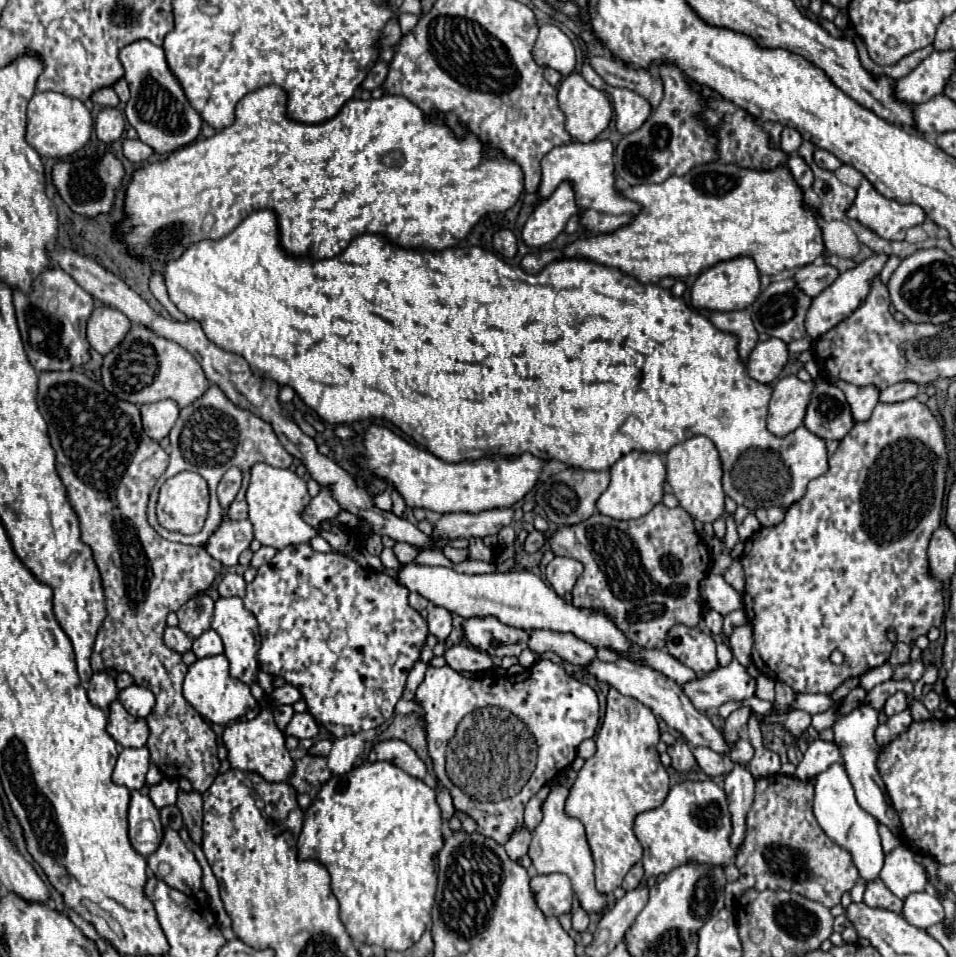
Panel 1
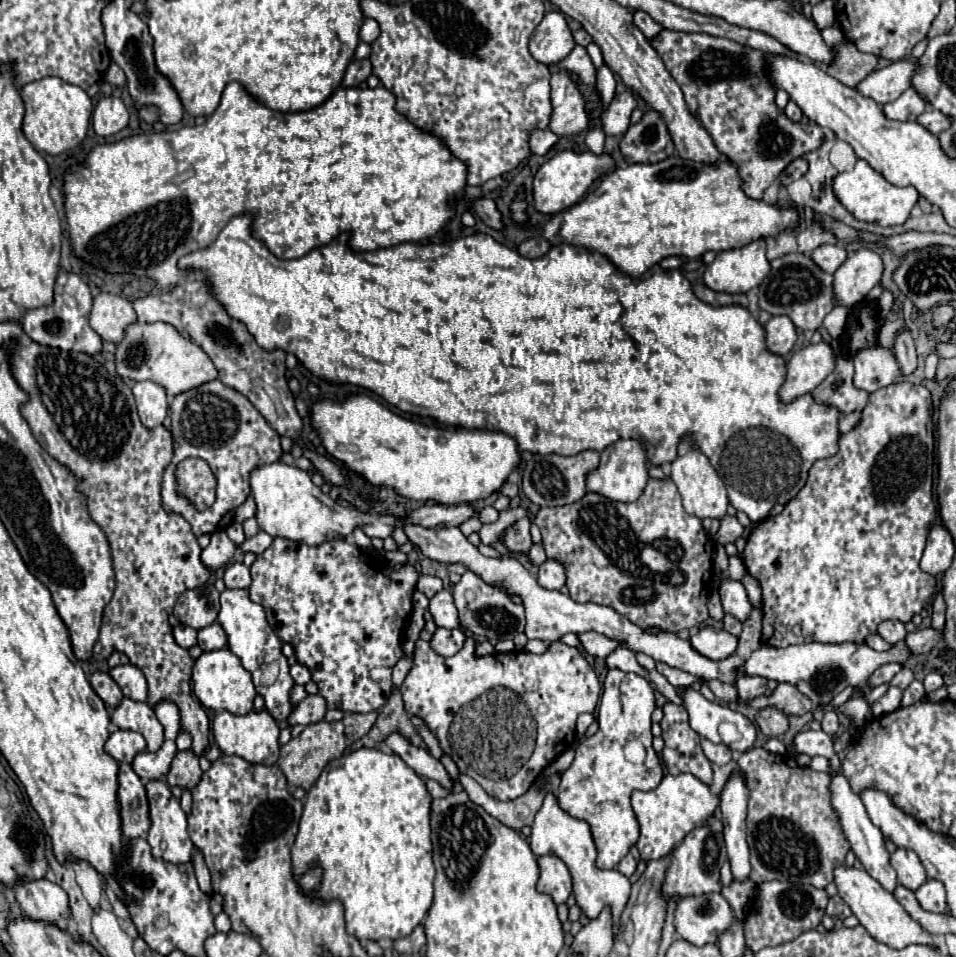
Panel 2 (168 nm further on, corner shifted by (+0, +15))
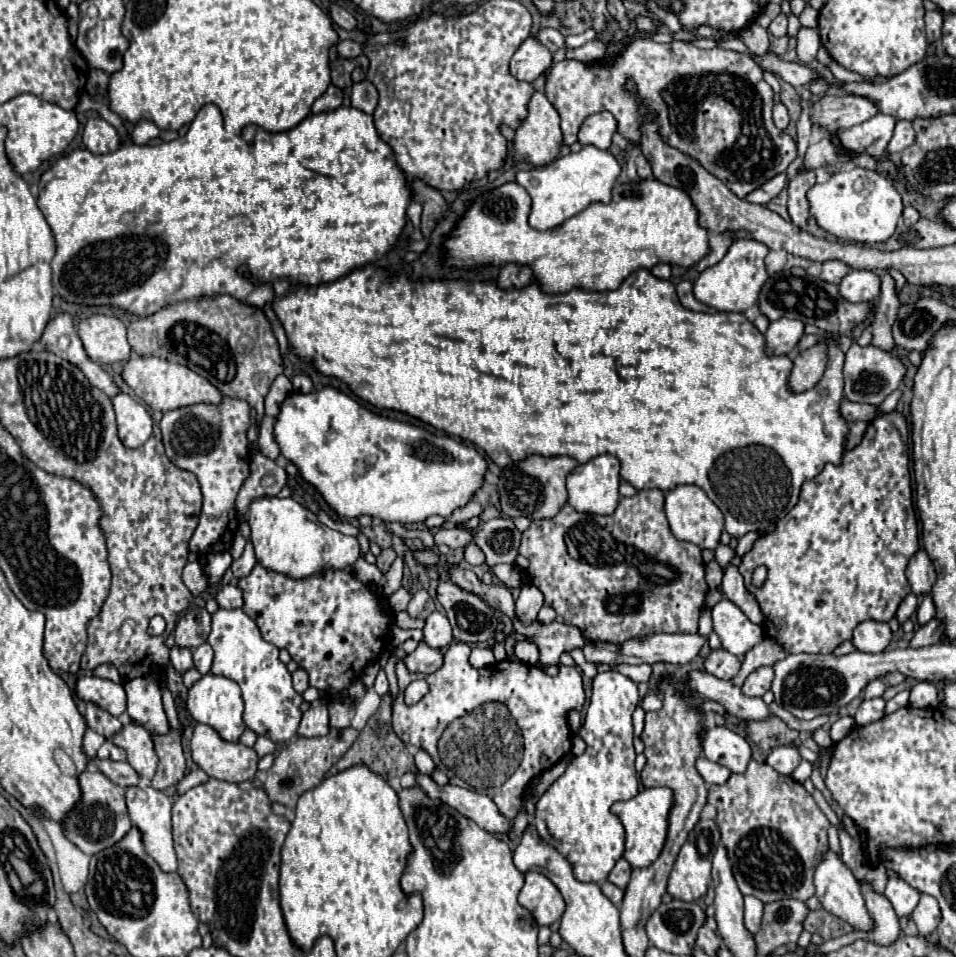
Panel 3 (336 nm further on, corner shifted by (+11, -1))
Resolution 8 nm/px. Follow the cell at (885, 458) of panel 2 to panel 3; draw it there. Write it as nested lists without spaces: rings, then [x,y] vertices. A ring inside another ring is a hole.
[[[878,416],[868,424],[858,448],[844,454],[840,466],[828,464],[816,478],[804,482],[800,502],[778,522],[770,536],[756,540],[754,548],[742,558],[740,572],[746,588],[756,596],[766,614],[766,636],[780,642],[788,652],[830,654],[838,644],[852,638],[852,628],[860,620],[874,618],[888,622],[896,614],[898,604],[910,592],[904,570],[916,550],[918,524],[912,506],[908,450],[888,416]],[[756,566],[768,568],[768,576],[760,588],[752,586]],[[820,600],[824,606],[818,606]]]

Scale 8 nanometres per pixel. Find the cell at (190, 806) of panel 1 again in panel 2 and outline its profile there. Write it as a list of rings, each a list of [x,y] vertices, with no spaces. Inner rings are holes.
[[[187,750],[187,752],[177,752],[177,756],[171,762],[171,770],[165,776],[167,784],[175,784],[181,790],[193,790],[201,782],[201,768],[199,768],[199,758]]]

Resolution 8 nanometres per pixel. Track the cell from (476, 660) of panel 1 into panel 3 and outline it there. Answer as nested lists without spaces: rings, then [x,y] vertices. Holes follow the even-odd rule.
[[[420,642],[418,648],[412,654],[404,656],[404,664],[410,672],[420,672],[420,674],[432,674],[440,664],[444,662],[444,654],[440,650],[428,648],[428,644]]]

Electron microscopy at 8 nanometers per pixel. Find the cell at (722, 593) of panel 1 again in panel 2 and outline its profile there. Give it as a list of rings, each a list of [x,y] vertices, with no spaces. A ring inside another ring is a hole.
[[[721,578],[719,580],[719,594],[721,594],[721,602],[723,602],[725,612],[733,614],[735,618],[739,618],[743,622],[747,618],[747,612],[751,612],[751,608],[753,608],[747,600],[747,592],[745,592],[743,584],[737,580]]]

